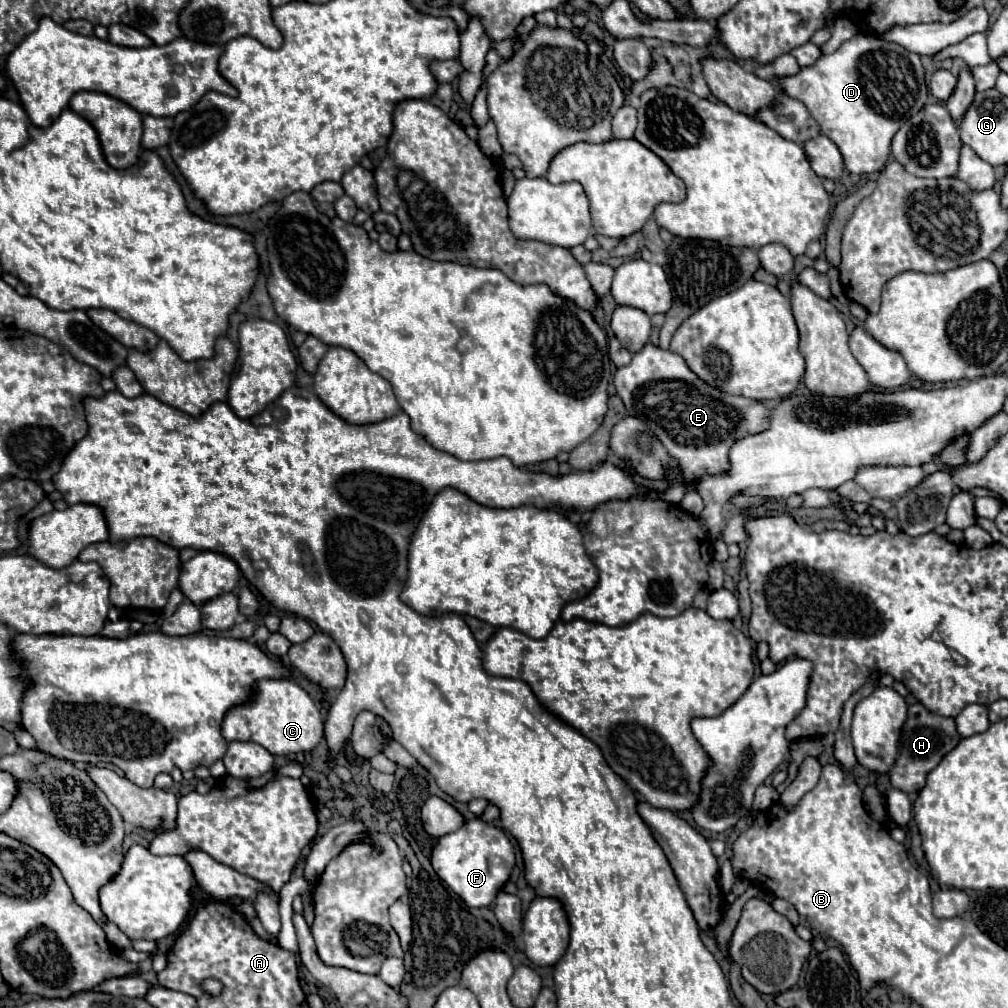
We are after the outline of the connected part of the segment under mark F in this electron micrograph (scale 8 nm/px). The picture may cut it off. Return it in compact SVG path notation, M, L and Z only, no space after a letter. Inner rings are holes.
M475 817L457 831L447 833L439 839L431 855L431 865L439 879L445 881L445 885L453 889L467 907L489 907L511 875L511 869L515 865L515 847L503 829Z

